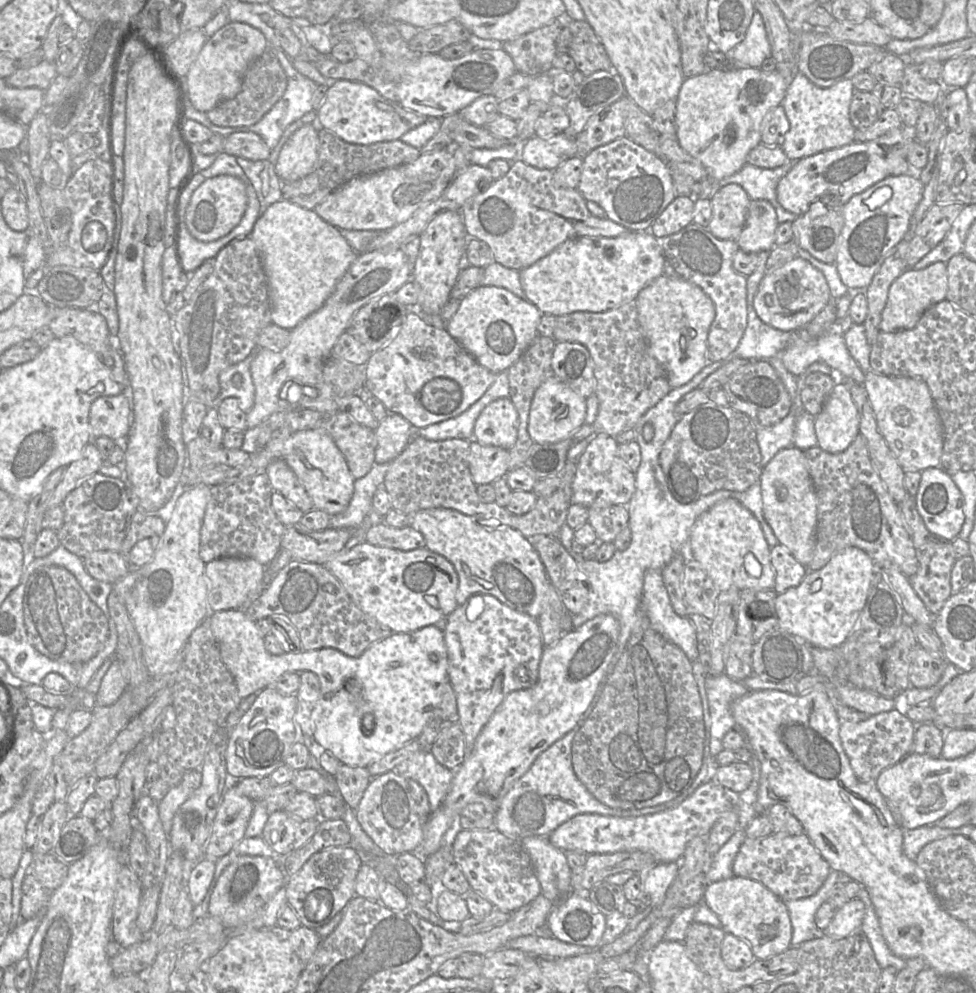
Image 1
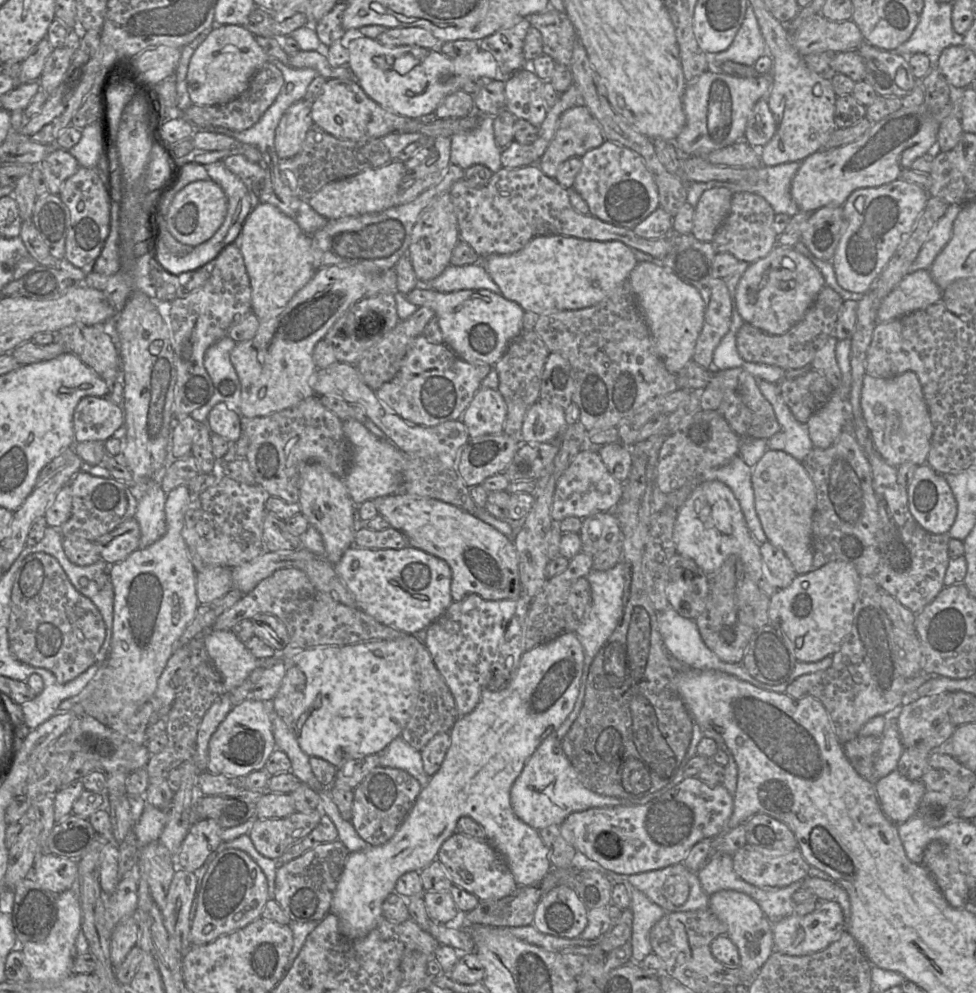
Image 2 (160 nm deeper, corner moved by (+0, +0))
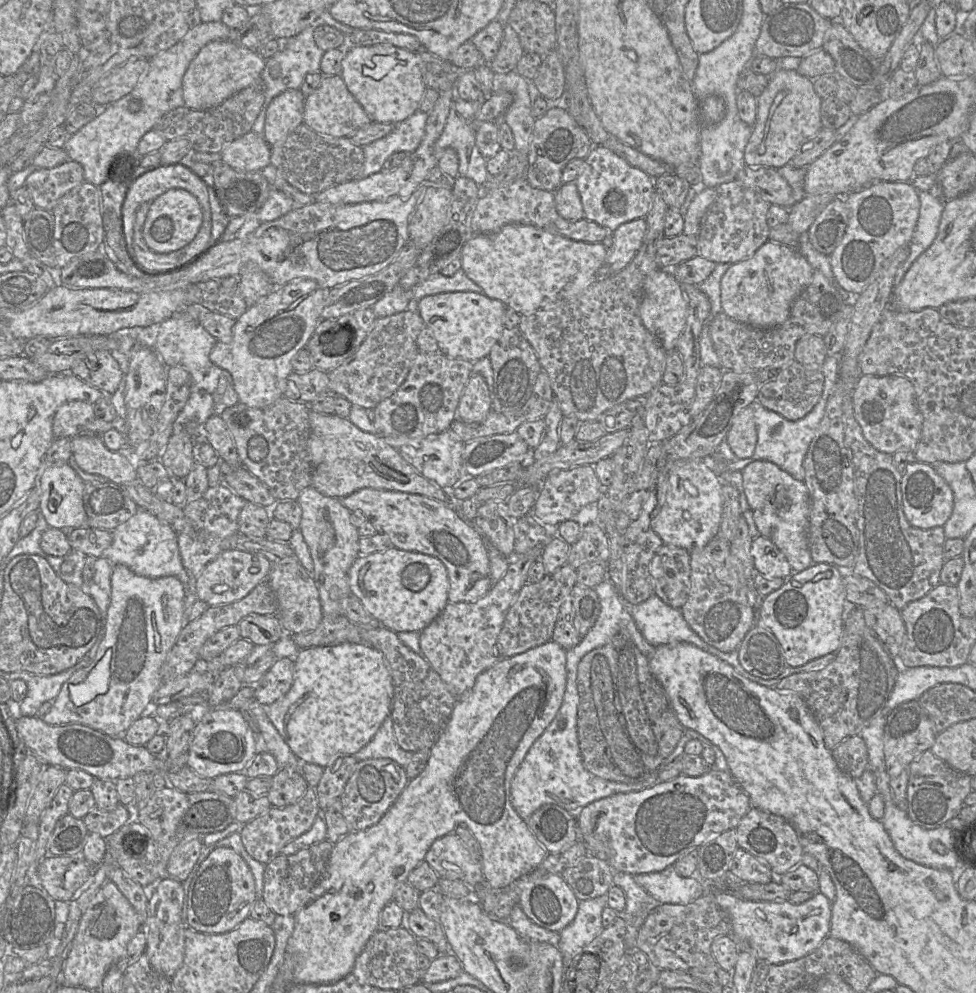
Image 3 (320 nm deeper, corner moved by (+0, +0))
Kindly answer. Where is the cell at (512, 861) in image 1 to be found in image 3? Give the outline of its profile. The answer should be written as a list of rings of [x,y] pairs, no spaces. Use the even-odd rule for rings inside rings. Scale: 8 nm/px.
[[[454,832],[435,840],[425,861],[440,878],[460,880],[470,888],[485,883],[480,857],[473,855]]]

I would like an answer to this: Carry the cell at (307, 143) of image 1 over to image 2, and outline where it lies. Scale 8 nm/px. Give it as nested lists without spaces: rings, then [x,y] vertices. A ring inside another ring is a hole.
[[[304,99],[285,111],[275,133],[275,149],[279,159],[291,158],[301,150],[313,124],[311,104]]]

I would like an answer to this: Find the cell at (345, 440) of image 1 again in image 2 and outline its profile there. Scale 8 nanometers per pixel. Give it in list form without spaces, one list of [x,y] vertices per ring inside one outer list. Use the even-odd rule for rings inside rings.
[[[310,396],[295,406],[263,417],[240,417],[241,433],[248,439],[246,460],[260,485],[270,496],[287,503],[299,501],[299,466],[319,463],[343,478],[351,462],[351,447],[342,420],[322,405],[320,396]]]

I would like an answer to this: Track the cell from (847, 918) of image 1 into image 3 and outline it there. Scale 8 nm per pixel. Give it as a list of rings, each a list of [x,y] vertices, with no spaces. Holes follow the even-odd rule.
[[[716,892],[715,898],[731,922],[731,935],[747,945],[758,961],[782,964],[798,960],[814,951],[827,937],[831,926],[832,902],[822,893],[801,904],[789,901],[751,901],[730,892]]]

